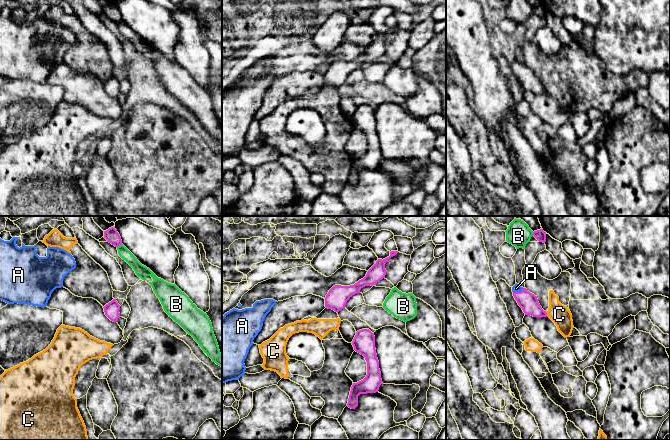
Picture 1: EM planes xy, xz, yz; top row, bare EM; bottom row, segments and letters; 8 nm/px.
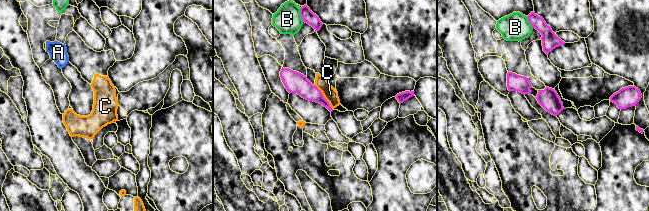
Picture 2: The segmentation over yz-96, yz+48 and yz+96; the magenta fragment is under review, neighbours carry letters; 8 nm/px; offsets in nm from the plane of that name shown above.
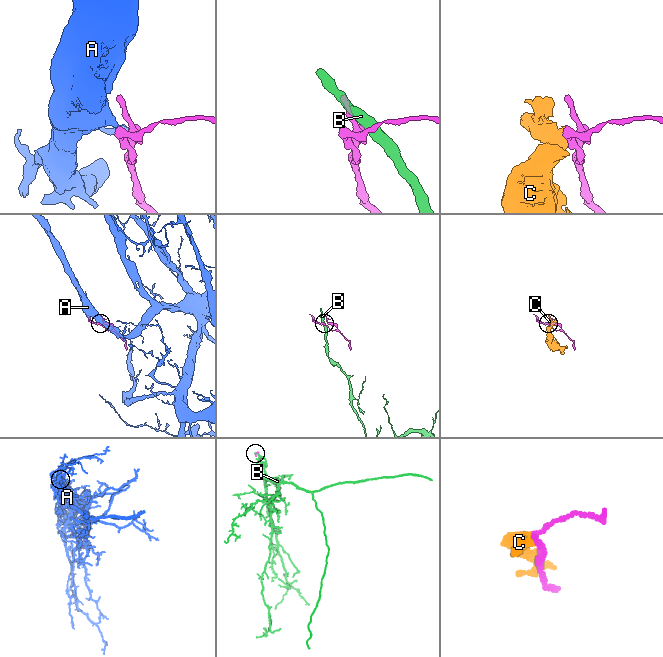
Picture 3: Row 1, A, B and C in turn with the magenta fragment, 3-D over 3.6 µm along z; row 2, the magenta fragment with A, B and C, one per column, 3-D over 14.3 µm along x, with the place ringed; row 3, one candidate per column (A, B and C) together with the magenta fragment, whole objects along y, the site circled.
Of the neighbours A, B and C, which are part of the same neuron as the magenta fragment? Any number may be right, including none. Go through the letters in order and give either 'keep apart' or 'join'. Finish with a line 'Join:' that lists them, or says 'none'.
A: join
B: keep apart
C: keep apart
Join: A

